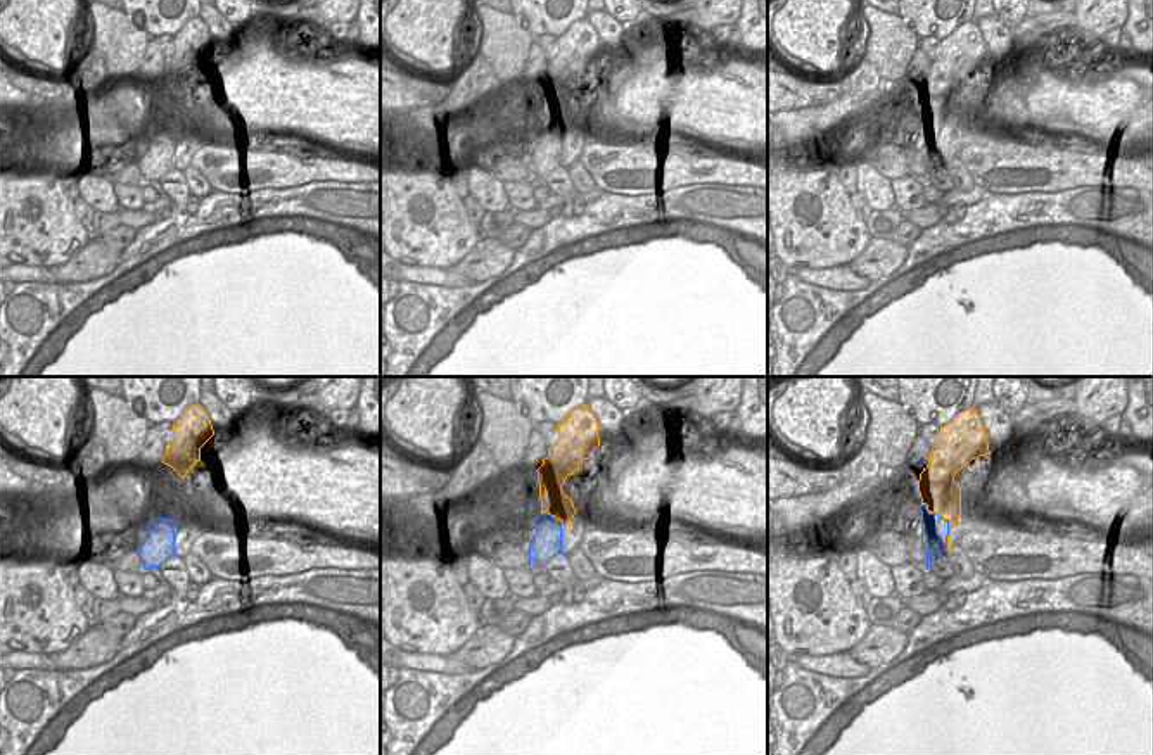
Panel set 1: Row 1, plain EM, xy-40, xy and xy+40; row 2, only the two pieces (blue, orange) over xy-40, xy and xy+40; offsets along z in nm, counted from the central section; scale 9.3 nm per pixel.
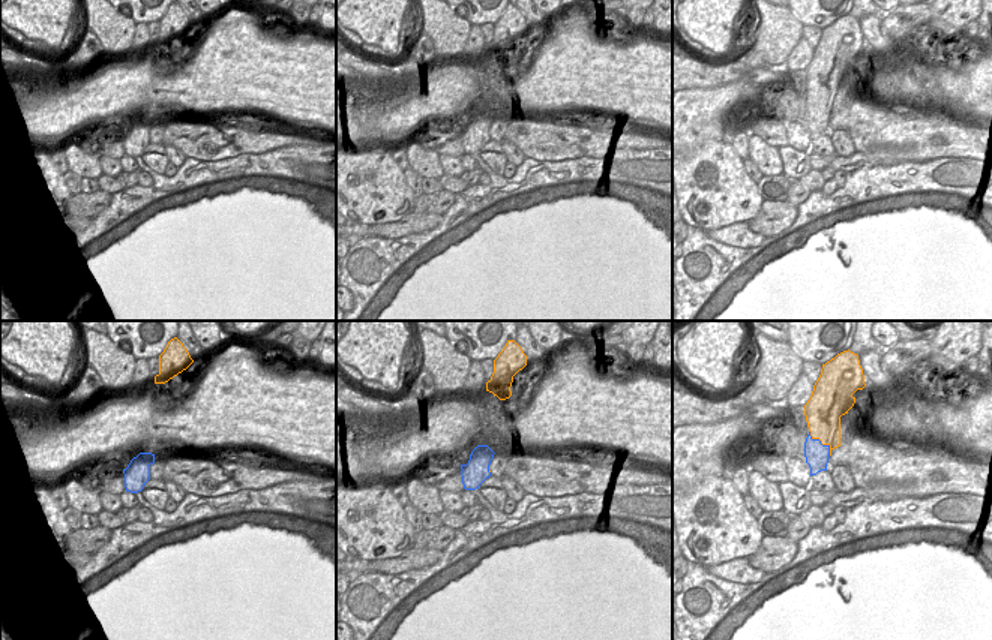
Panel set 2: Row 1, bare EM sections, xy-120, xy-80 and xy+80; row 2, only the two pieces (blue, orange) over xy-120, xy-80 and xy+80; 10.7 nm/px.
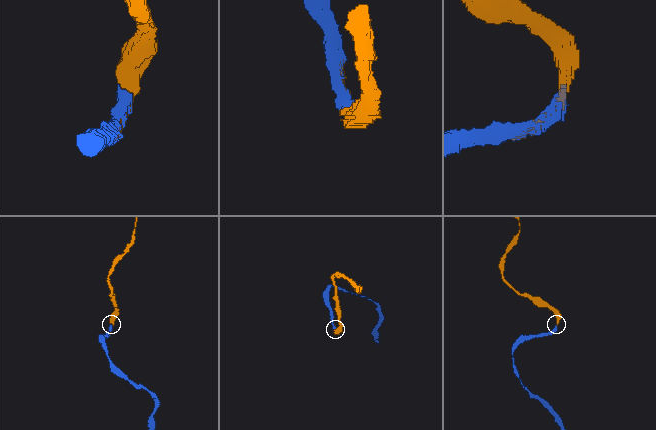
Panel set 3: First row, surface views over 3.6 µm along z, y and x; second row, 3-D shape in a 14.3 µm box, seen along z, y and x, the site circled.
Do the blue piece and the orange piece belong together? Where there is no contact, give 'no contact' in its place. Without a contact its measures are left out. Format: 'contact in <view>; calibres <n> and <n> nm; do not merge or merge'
contact in xy+40; calibres 260 and 320 nm; merge

